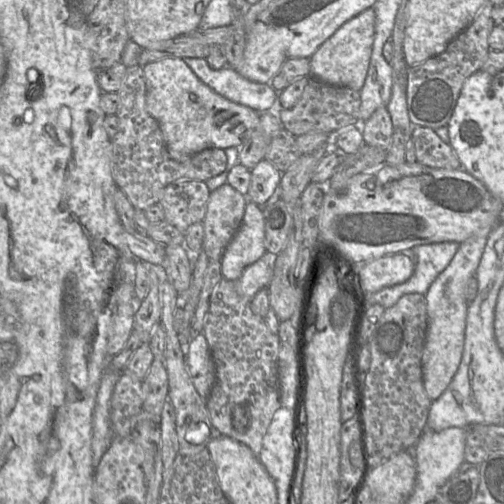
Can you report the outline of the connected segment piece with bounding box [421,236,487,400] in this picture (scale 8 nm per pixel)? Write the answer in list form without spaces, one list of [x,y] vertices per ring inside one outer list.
[[[471,236],[461,242],[448,266],[431,283],[424,295],[427,330],[421,366],[424,388],[431,400],[437,399],[444,392],[460,364],[468,305],[465,287],[469,278],[476,273],[486,242],[487,236]]]

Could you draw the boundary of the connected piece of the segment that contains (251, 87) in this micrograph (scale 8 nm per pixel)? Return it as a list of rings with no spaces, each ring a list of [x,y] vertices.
[[[183,58],[183,60],[196,76],[217,94],[257,112],[268,111],[278,96],[278,92],[271,84],[250,81],[231,67],[213,70],[206,59]]]

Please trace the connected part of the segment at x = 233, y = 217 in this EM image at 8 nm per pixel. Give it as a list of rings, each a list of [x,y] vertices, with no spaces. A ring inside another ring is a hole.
[[[228,183],[210,192],[207,212],[203,220],[204,240],[202,249],[209,260],[220,261],[227,245],[238,231],[245,212],[247,202],[250,201]]]

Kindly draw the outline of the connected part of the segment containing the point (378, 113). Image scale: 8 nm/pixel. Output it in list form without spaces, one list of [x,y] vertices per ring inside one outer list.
[[[387,106],[378,108],[362,125],[364,144],[389,149],[394,126]]]

